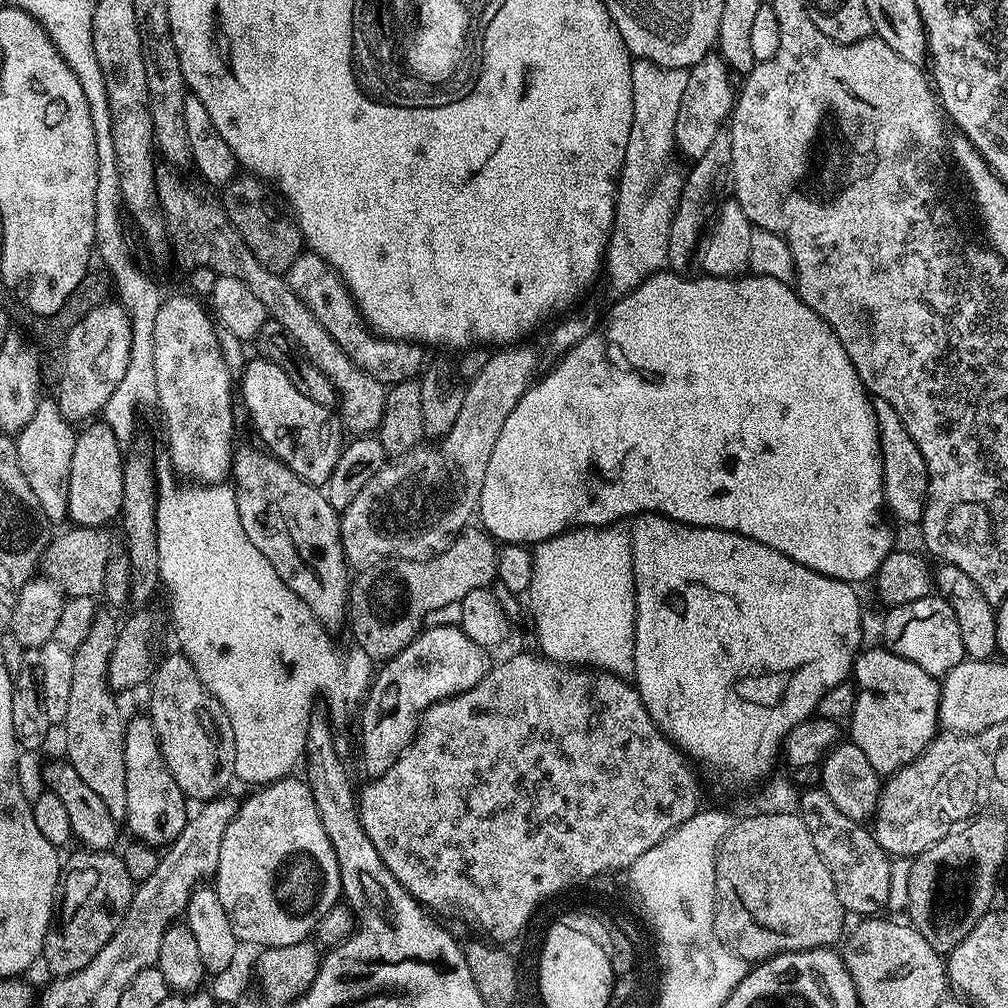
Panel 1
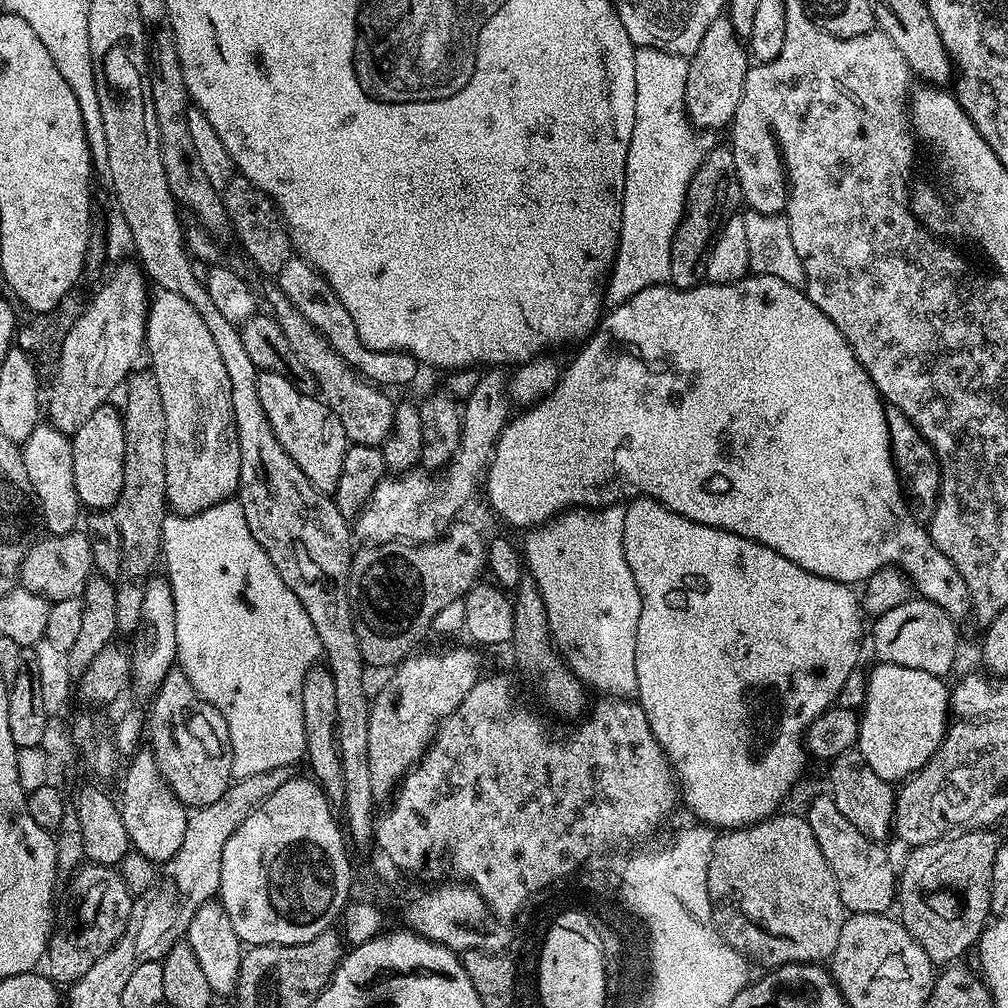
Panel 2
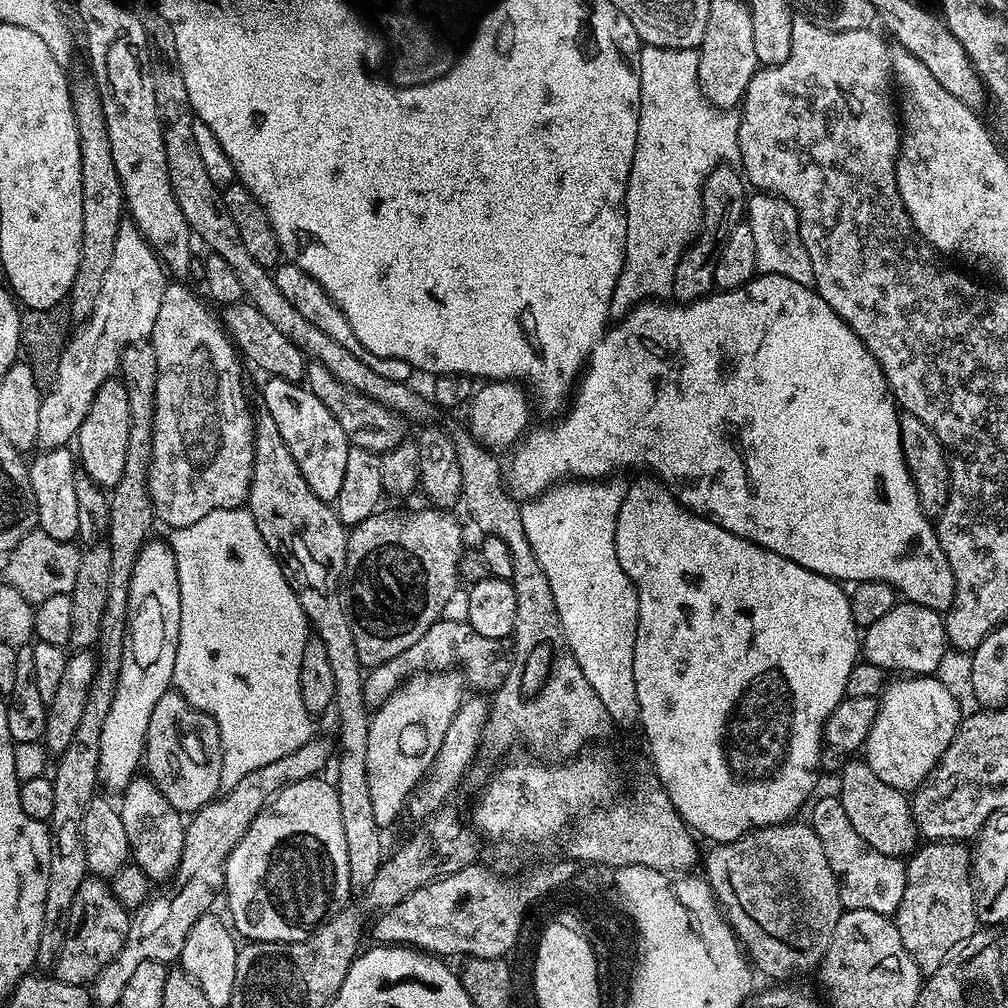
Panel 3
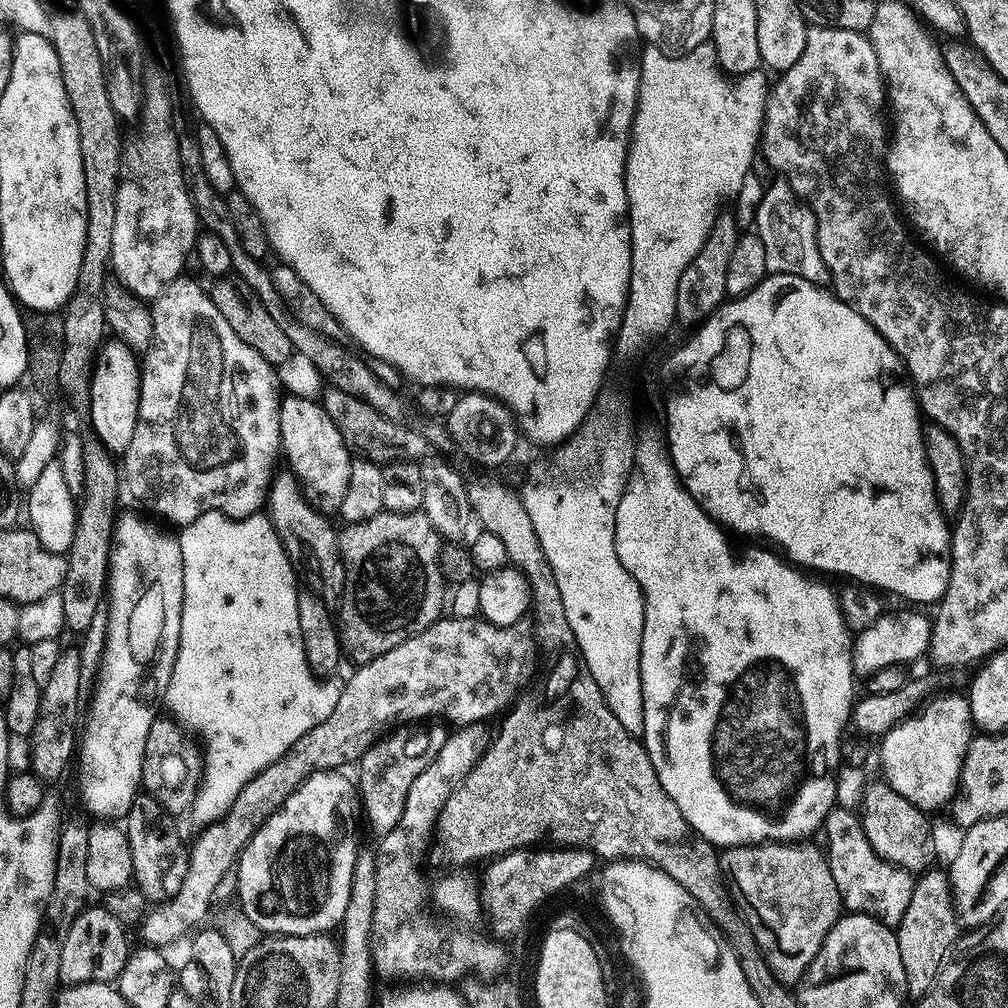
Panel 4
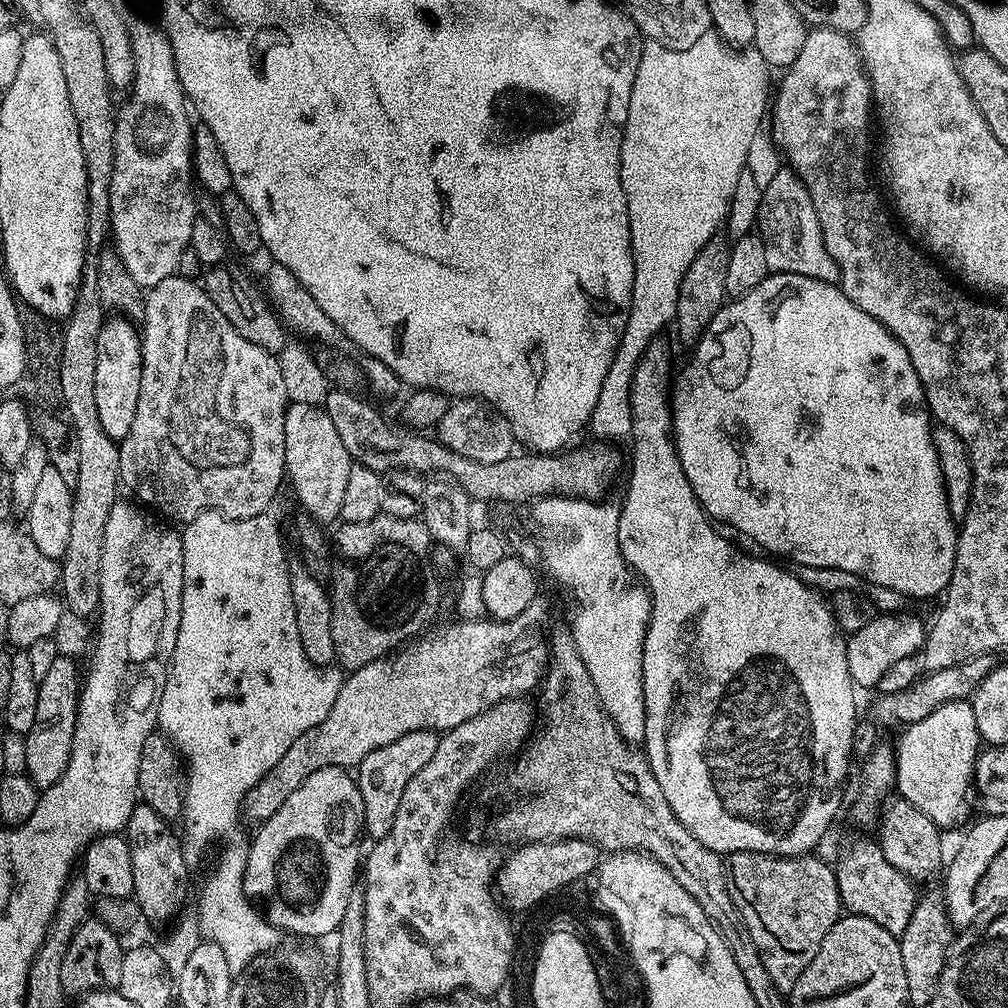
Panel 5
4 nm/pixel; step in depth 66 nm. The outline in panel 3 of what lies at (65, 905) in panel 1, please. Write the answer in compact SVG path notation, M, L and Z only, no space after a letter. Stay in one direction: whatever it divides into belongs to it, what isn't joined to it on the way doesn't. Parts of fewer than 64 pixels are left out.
M87 878L81 884L68 915L68 937L56 956L55 979L67 984L91 985L101 970L124 948L130 923L129 909L114 898L111 883L104 878Z

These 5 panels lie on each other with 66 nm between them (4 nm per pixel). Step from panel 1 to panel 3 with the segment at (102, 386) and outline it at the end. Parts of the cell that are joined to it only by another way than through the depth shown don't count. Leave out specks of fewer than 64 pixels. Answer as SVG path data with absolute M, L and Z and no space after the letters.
M132 222L121 223L118 236L114 238L114 258L110 266L106 266L106 278L102 278L102 291L98 293L94 310L87 320L79 325L80 328L69 335L62 358L58 362L58 378L51 388L43 393L38 410L37 445L41 449L63 448L75 441L86 414L92 409L98 390L109 383L108 376L117 371L120 366L121 352L132 340L151 337L154 322L158 318L158 306L162 304L162 294L170 283L164 264L155 249L148 244L142 233Z

